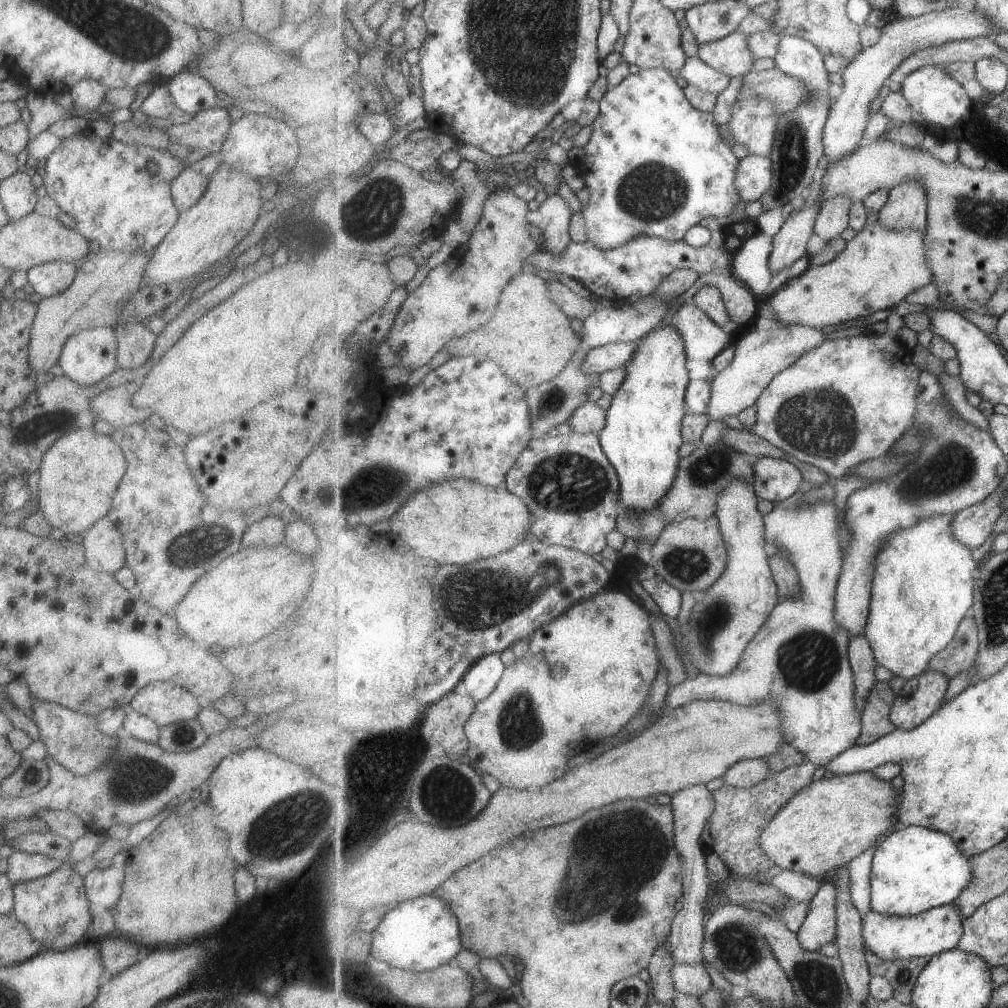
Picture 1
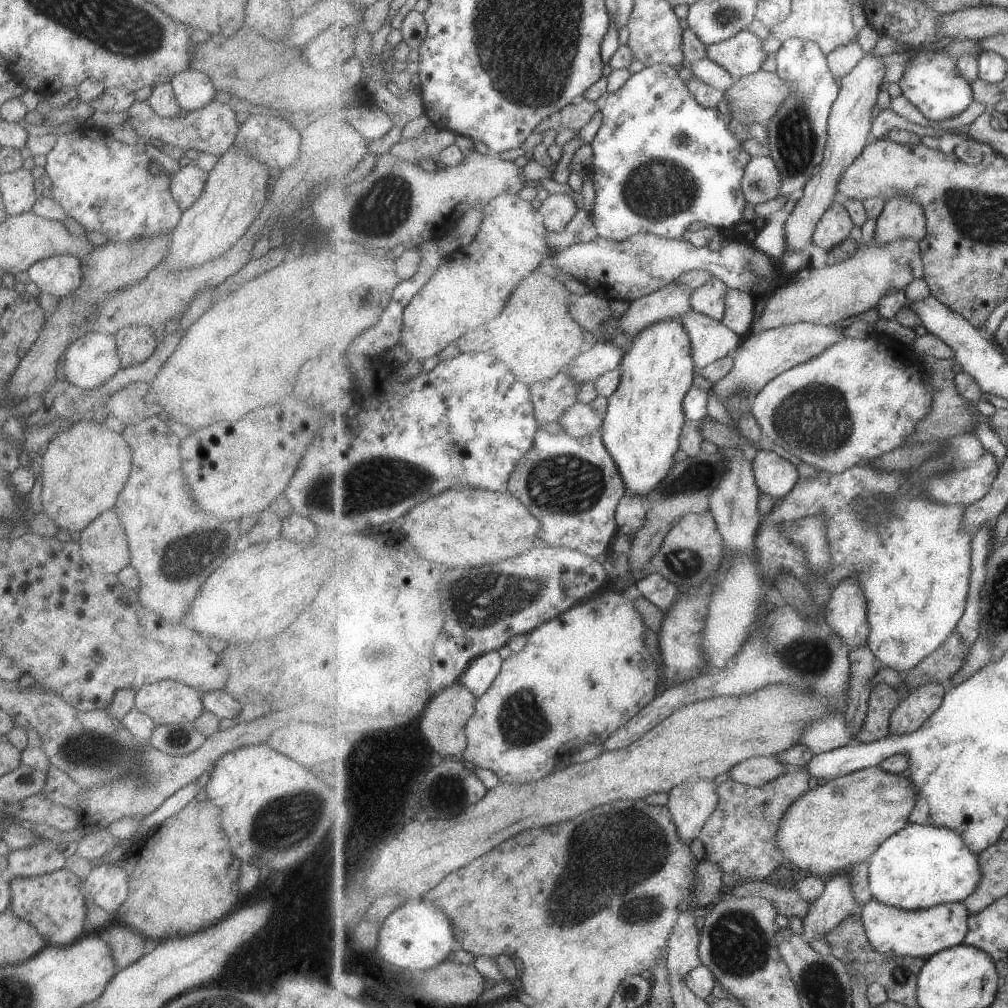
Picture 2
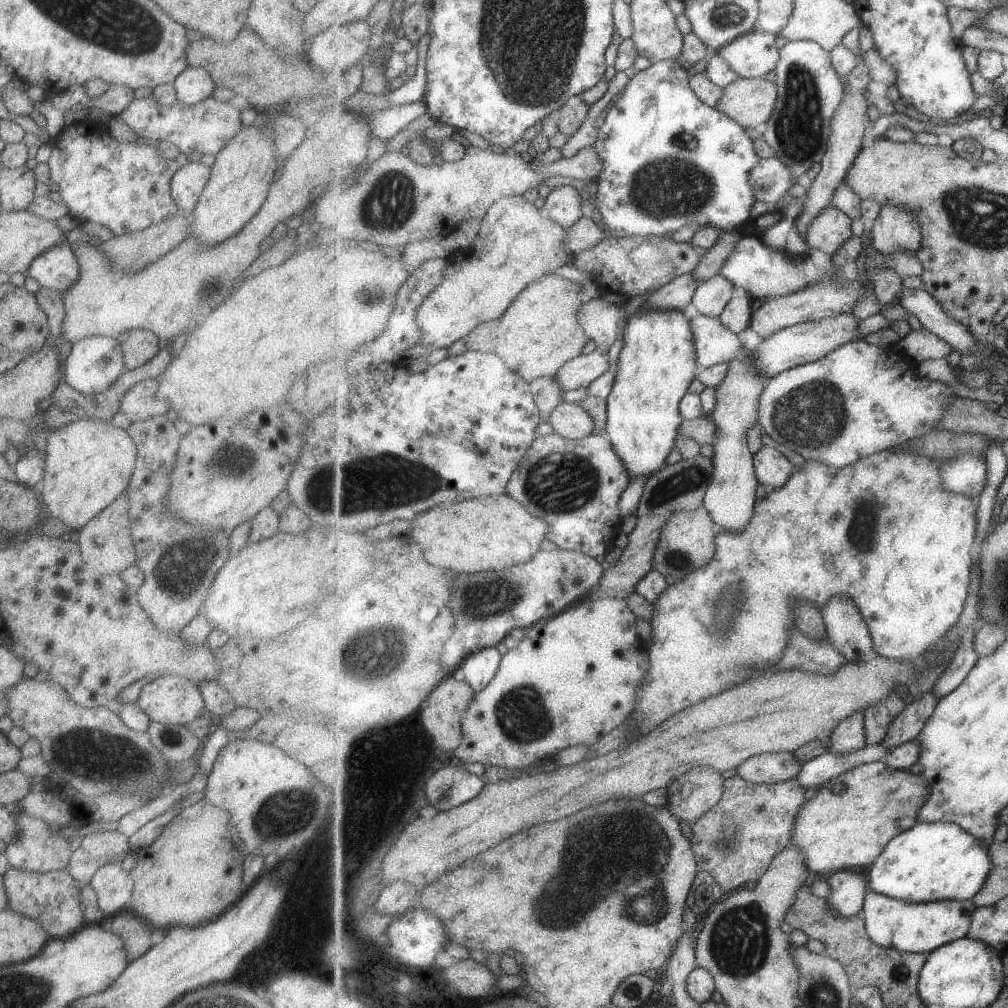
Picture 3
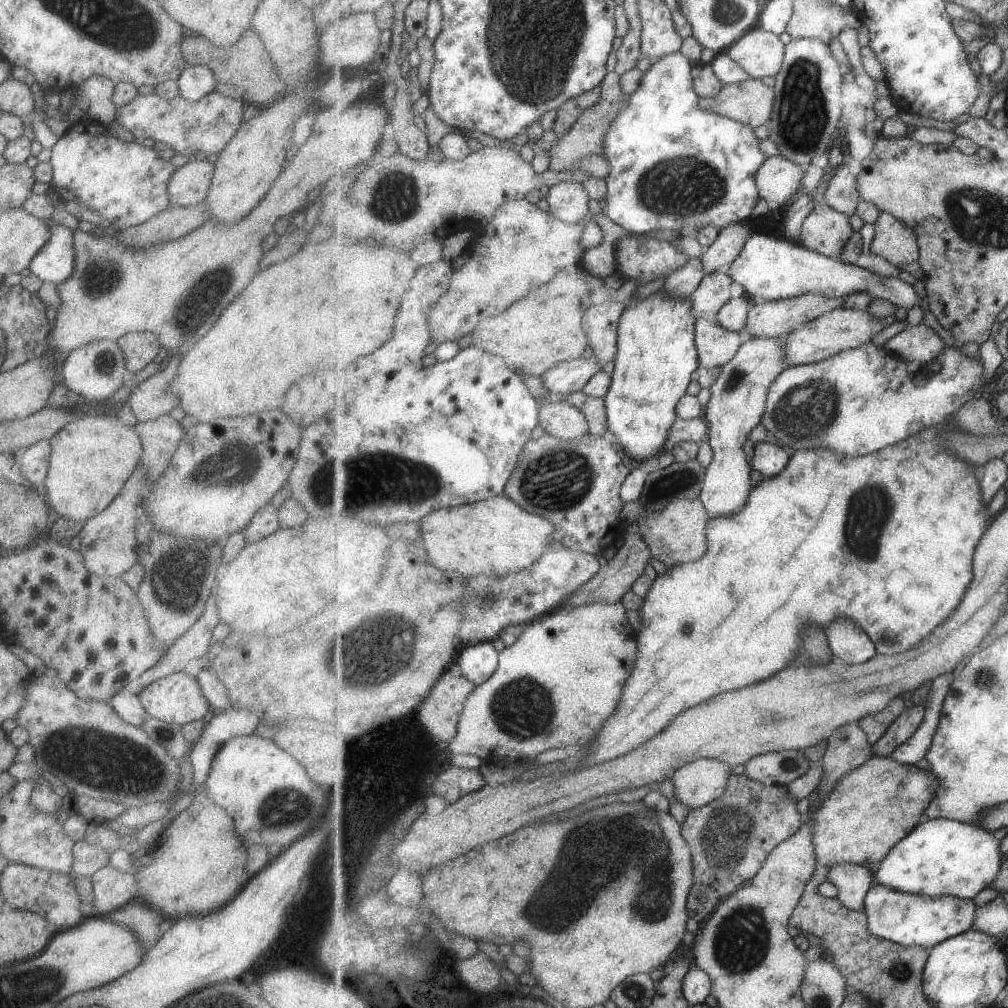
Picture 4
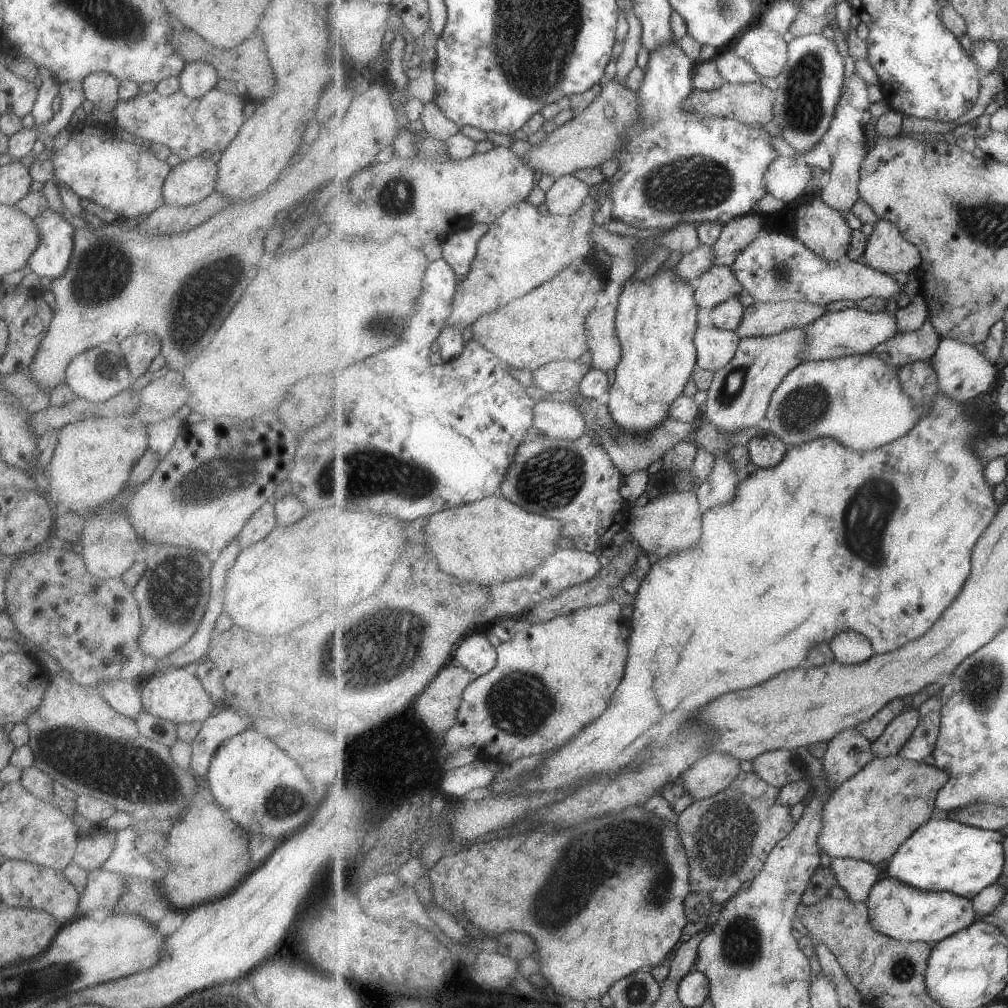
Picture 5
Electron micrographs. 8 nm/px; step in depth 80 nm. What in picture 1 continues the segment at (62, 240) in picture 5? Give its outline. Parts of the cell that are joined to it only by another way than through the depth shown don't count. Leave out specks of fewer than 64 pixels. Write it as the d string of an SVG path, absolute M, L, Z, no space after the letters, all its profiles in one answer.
M47 262L27 270L27 283L33 288L33 292L42 297L51 297L67 290L73 278L73 262Z

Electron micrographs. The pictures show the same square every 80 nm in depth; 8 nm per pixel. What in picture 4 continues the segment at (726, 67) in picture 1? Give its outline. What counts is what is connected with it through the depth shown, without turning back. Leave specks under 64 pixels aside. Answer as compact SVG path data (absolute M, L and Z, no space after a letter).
M761 26L749 29L723 53L731 55L753 79L776 77L782 69L786 45L778 34L766 31Z

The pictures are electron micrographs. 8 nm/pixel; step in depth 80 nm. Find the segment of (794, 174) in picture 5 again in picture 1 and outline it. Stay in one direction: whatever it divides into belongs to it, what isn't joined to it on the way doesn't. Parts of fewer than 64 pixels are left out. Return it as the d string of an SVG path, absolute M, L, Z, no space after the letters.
M750 155L739 164L737 187L743 203L756 202L768 192L773 179L770 156Z

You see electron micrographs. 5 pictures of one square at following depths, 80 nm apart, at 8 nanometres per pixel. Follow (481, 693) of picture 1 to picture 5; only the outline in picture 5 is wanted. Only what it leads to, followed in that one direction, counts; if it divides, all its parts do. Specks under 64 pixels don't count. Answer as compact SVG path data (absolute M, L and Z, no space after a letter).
M470 632L454 649L453 661L480 677L497 666L498 649L493 648L493 644L487 640L485 632Z

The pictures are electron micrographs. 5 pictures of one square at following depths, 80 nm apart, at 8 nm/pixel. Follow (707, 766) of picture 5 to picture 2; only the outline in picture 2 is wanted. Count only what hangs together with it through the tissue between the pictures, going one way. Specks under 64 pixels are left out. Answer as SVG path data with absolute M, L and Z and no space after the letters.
M691 779L671 790L667 806L685 846L699 839L703 826L706 826L717 809L717 788L713 780Z

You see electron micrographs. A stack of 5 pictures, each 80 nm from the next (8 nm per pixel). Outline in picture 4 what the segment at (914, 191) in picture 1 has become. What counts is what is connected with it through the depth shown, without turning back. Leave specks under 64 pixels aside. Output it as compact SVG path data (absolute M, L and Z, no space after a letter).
M882 212L874 224L873 254L886 258L901 270L904 264L920 260L920 246L916 232L891 213Z

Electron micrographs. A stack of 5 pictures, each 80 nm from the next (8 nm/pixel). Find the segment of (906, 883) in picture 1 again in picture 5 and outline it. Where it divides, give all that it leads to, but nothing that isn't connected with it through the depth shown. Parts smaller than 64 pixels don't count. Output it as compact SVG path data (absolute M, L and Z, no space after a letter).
M936 814L900 846L891 860L884 865L884 871L887 872L887 876L900 878L903 882L911 883L920 889L949 891L965 898L974 899L982 890L998 882L1006 863L1004 847L1006 838L1000 831L966 825L945 818L942 814Z

